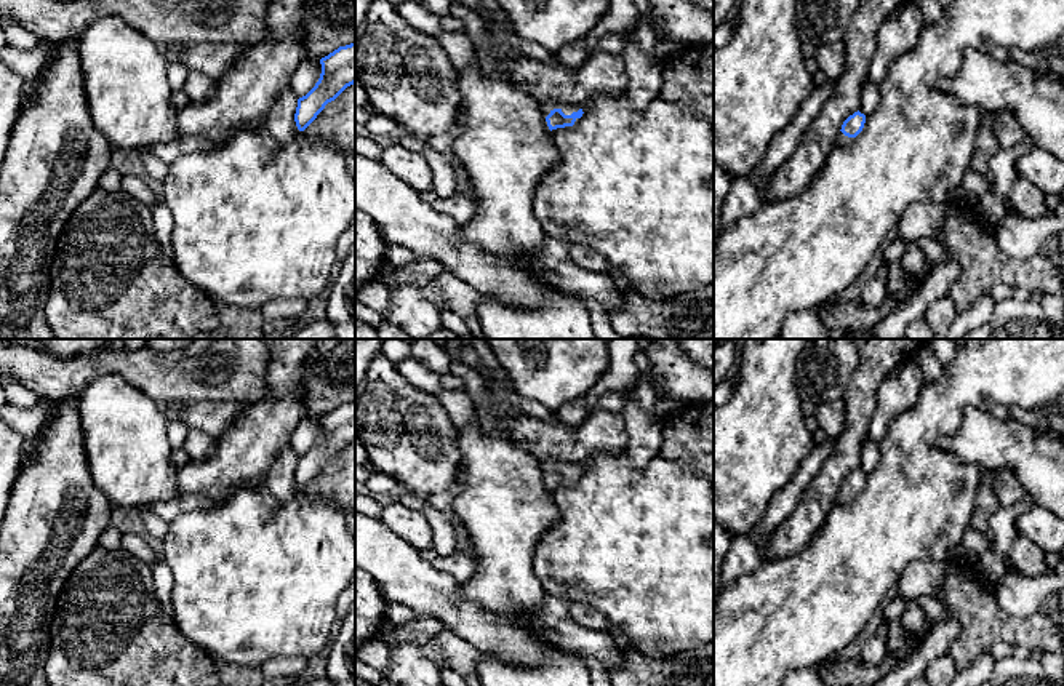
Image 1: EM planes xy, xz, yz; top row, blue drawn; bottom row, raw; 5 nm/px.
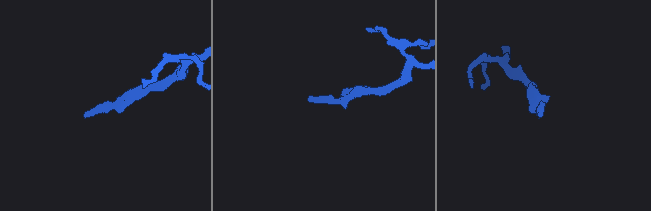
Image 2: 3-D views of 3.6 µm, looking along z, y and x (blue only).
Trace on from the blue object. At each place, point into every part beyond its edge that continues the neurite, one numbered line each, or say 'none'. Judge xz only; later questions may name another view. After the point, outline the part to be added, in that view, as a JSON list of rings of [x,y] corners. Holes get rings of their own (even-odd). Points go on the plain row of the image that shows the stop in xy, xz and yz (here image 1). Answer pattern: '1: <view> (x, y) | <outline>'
1: xz (546, 464) | [[[544,459],[544,461],[539,461],[539,464],[541,464],[544,475],[547,475],[554,467],[560,467],[565,473],[571,473],[573,470],[578,470],[579,467],[582,467],[579,464],[558,461],[558,459]]]

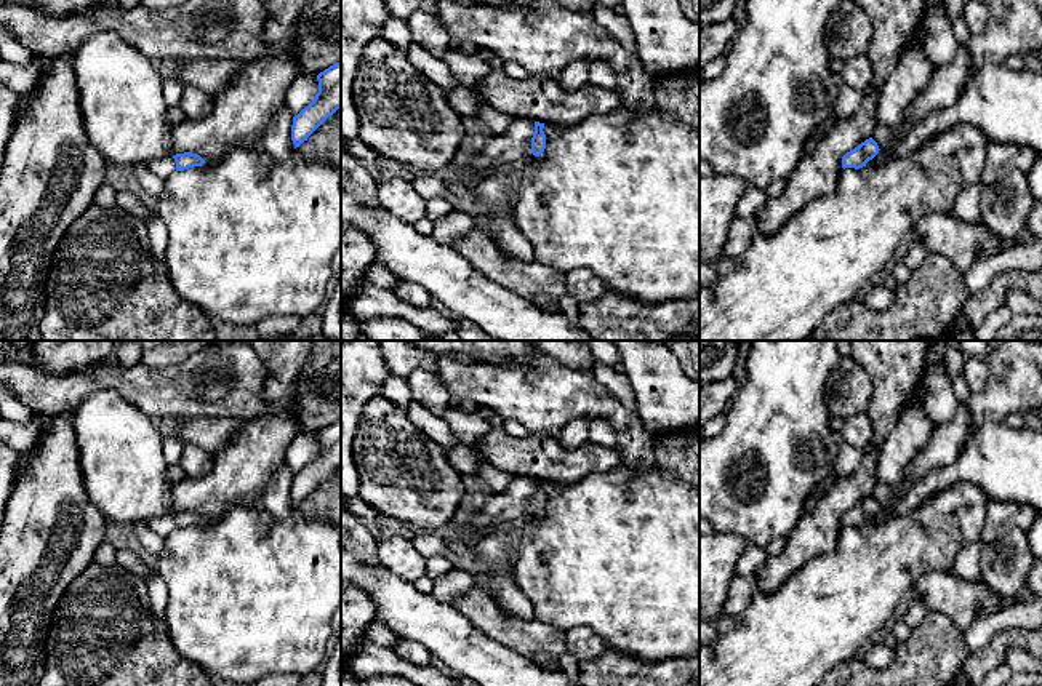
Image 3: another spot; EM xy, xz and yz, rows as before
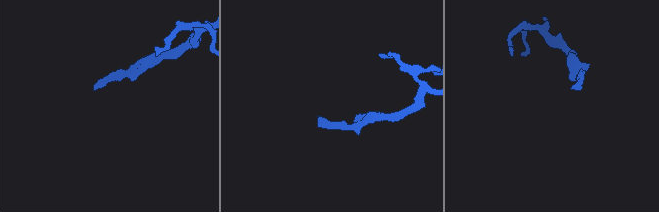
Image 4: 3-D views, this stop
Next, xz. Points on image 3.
1: xz (516, 502) | [[[515,477],[506,493],[487,497],[475,516],[464,526],[455,526],[455,532],[469,540],[506,521],[525,518],[531,512],[533,491],[533,478]]]

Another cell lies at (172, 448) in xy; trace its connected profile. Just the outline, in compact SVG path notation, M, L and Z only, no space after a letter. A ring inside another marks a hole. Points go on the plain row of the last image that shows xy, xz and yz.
M168 438L162 441L162 454L168 467L179 464L184 443L179 438Z

